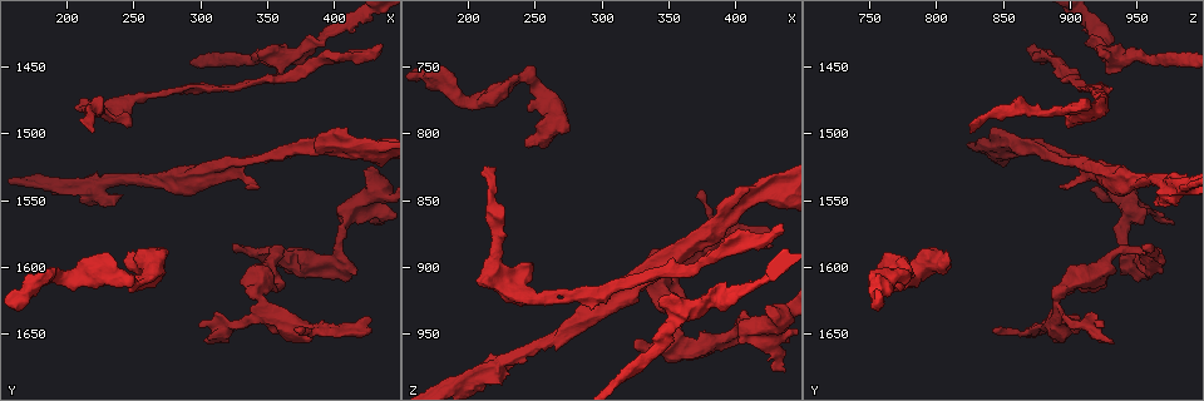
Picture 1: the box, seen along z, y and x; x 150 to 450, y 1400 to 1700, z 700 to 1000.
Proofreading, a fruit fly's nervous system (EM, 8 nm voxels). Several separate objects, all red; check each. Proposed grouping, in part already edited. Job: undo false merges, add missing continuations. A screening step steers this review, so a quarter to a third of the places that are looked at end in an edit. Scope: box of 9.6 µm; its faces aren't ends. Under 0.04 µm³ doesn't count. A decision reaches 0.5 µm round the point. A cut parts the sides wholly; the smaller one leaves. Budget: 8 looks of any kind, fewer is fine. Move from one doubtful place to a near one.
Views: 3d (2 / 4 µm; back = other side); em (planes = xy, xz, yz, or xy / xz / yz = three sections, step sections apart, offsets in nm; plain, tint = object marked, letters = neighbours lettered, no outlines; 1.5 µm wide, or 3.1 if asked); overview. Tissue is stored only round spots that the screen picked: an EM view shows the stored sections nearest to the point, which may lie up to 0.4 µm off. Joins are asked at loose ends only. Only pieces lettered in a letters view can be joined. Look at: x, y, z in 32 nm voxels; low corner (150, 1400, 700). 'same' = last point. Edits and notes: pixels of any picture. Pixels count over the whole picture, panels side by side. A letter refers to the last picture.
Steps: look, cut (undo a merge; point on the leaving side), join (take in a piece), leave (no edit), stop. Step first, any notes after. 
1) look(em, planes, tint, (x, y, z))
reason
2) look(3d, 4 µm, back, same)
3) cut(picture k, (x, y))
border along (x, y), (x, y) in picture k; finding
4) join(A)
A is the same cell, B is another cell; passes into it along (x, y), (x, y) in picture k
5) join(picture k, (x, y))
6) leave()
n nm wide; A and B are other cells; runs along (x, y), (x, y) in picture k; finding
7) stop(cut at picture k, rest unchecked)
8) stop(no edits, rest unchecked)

look(em, planes, plain, (424, 1636, 884))
an open end

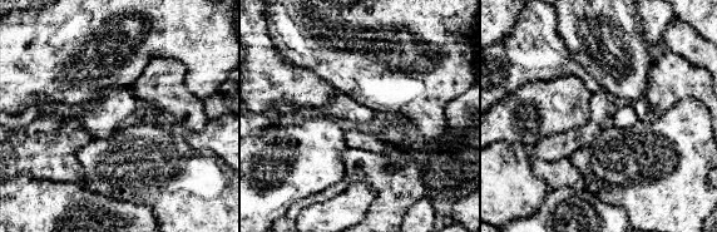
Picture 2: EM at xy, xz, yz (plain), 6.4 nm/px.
look(em, planes, letters, same)

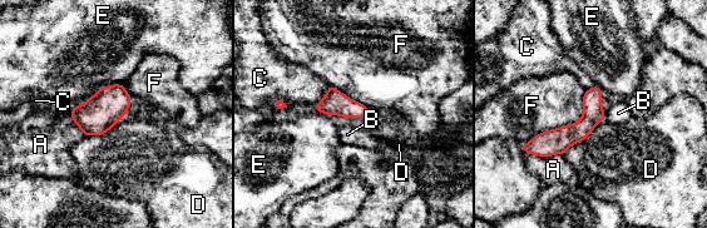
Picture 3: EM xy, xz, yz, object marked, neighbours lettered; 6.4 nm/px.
leave()
120 nm wide; F touches over 480 nm; A, B, C, D, E and F are other cells; none of them fits

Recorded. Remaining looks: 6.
look(3d, 2 µm, (246, 1592, 808))
thick end

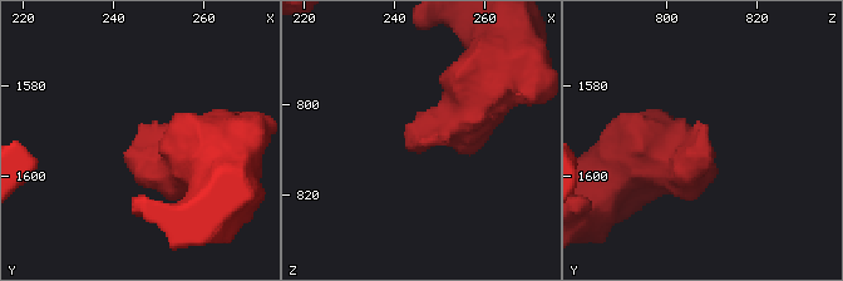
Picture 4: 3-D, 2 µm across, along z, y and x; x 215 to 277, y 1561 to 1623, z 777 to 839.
look(em, yz, step 4, letters, (245, 1590, 809))
need the tissue

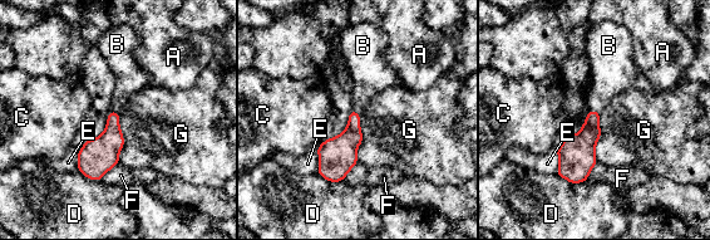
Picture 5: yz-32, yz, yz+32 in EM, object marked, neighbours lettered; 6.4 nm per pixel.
look(em, planes, letters, same)

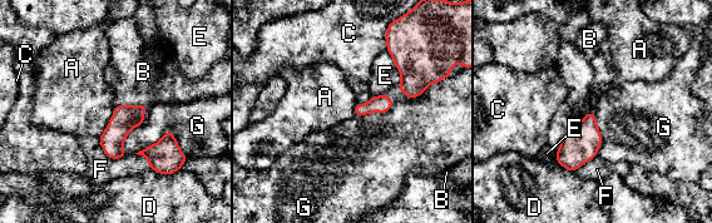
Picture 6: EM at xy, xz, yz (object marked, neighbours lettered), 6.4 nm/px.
join(B)
B is the same cell, A, C, D, E, F and G are other cells; the neuron continues

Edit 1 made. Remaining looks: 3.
look(overview)
redraw

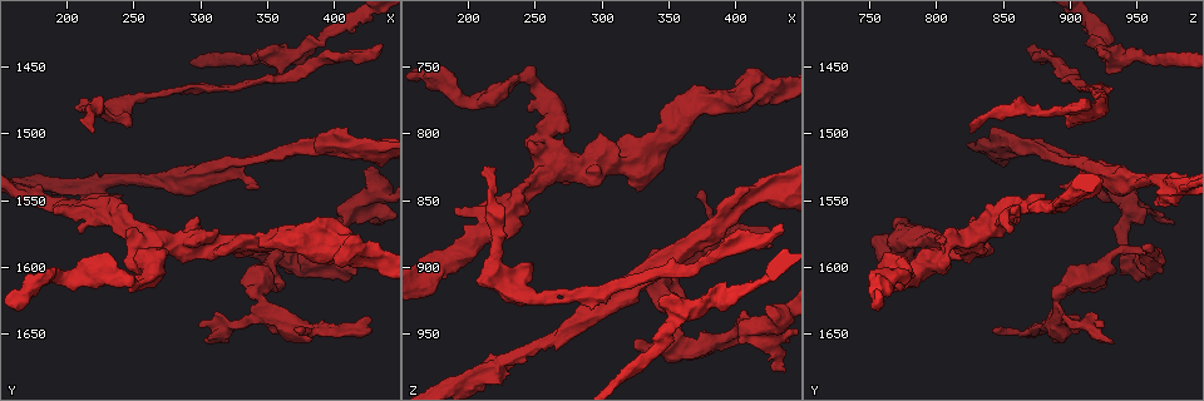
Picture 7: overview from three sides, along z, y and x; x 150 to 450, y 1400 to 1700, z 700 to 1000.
look(3d, 2 µm, (222, 1500, 826))
end of a long branch

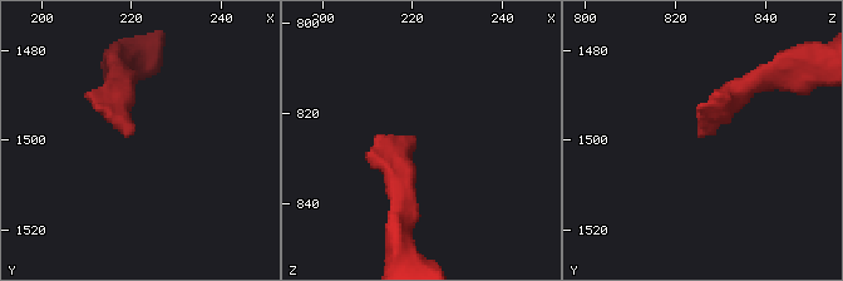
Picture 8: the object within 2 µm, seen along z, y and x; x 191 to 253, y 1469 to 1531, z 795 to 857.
look(em, planes, letters, (220, 1498, 825))

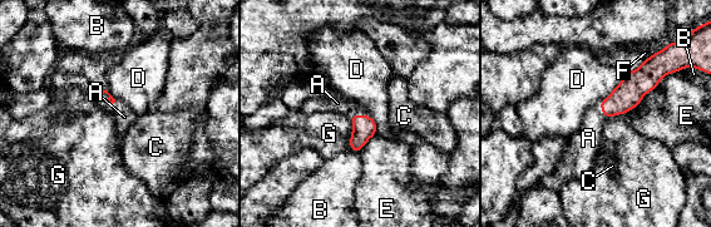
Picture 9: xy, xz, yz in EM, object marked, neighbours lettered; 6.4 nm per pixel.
join(A)
A is the same cell, B, C, D, E, F and G are other cells; passes into it along (97, 92), (107, 93), (124, 117) in picture 9; the neuron continues

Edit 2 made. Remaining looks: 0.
stop(join at picture 6, join at picture 9, rest unchecked)

